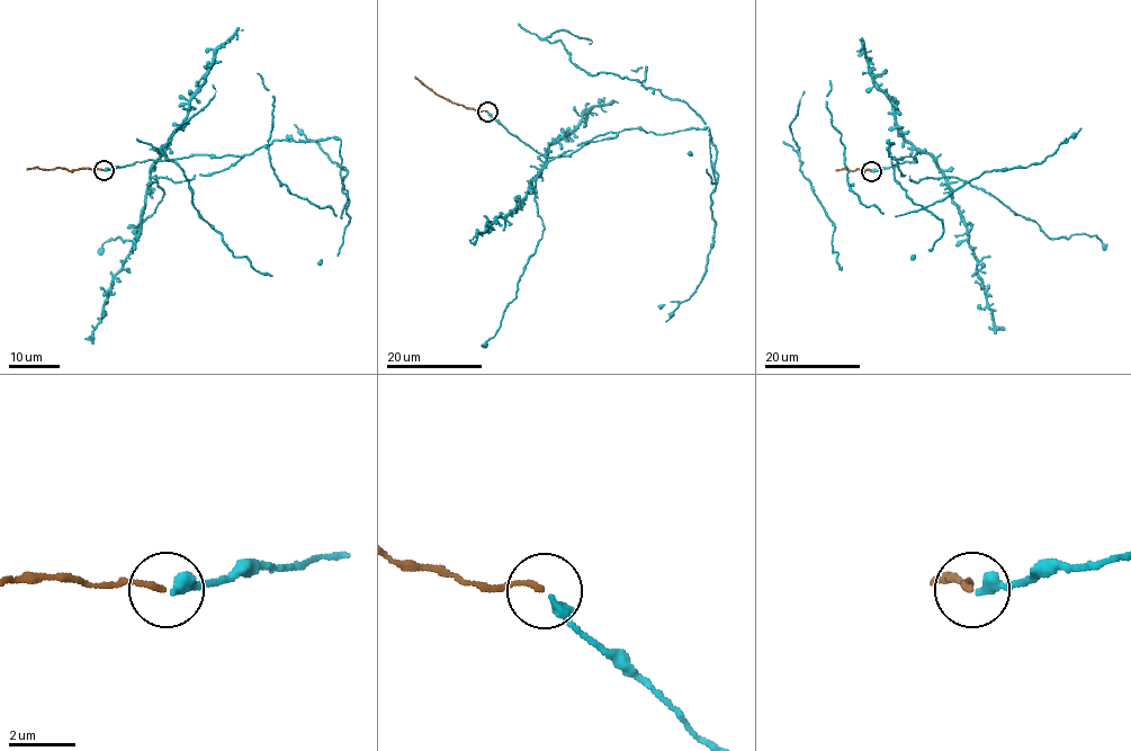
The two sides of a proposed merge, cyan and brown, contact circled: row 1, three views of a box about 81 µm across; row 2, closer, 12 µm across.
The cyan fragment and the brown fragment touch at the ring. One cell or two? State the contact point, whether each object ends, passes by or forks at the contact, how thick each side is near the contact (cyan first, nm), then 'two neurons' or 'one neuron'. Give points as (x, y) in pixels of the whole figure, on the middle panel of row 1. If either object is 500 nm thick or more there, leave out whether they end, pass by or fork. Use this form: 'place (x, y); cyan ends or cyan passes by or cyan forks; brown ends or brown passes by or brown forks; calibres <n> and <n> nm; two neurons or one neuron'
place (487, 112); cyan ends; brown ends; calibres 360 and 150 nm; one neuron

